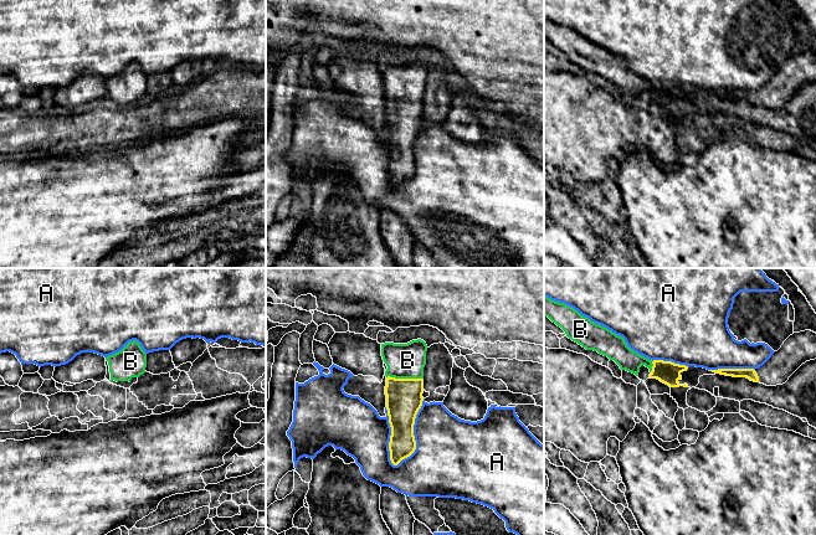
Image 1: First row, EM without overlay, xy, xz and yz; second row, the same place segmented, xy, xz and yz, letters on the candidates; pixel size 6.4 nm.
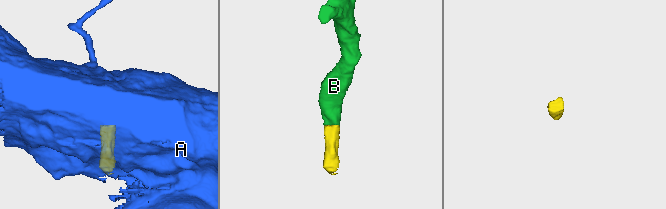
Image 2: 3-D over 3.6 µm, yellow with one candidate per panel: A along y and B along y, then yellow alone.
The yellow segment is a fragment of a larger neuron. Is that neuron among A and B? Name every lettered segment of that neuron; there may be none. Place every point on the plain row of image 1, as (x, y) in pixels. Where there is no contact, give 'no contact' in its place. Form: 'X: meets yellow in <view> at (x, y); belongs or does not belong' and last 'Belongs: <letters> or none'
A: meets yellow in xz at (412, 157); does not belong
B: meets yellow in xz at (405, 101); belongs
Belongs: B

